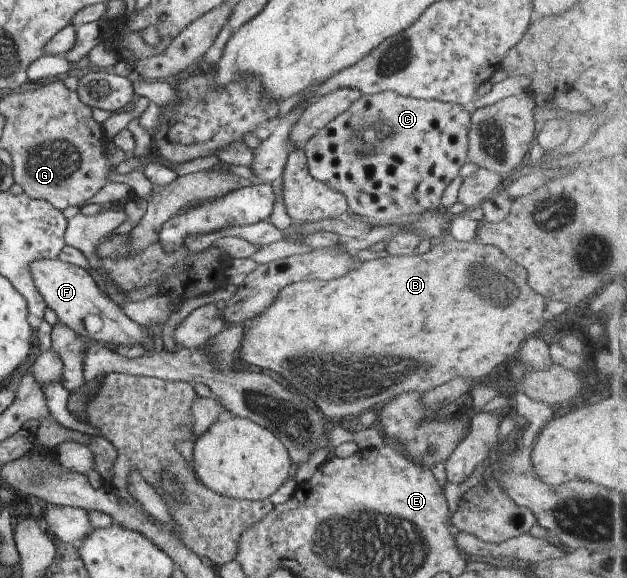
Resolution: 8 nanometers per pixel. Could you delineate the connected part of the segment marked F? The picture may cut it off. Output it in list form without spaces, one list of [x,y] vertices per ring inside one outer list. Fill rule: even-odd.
[[[43,258],[29,264],[29,274],[45,306],[57,317],[57,322],[71,328],[79,337],[115,346],[141,344],[143,348],[151,348],[155,344],[151,340],[151,334],[147,334],[143,327],[129,320],[119,306],[103,296],[95,280],[83,268],[61,262],[57,258]]]

